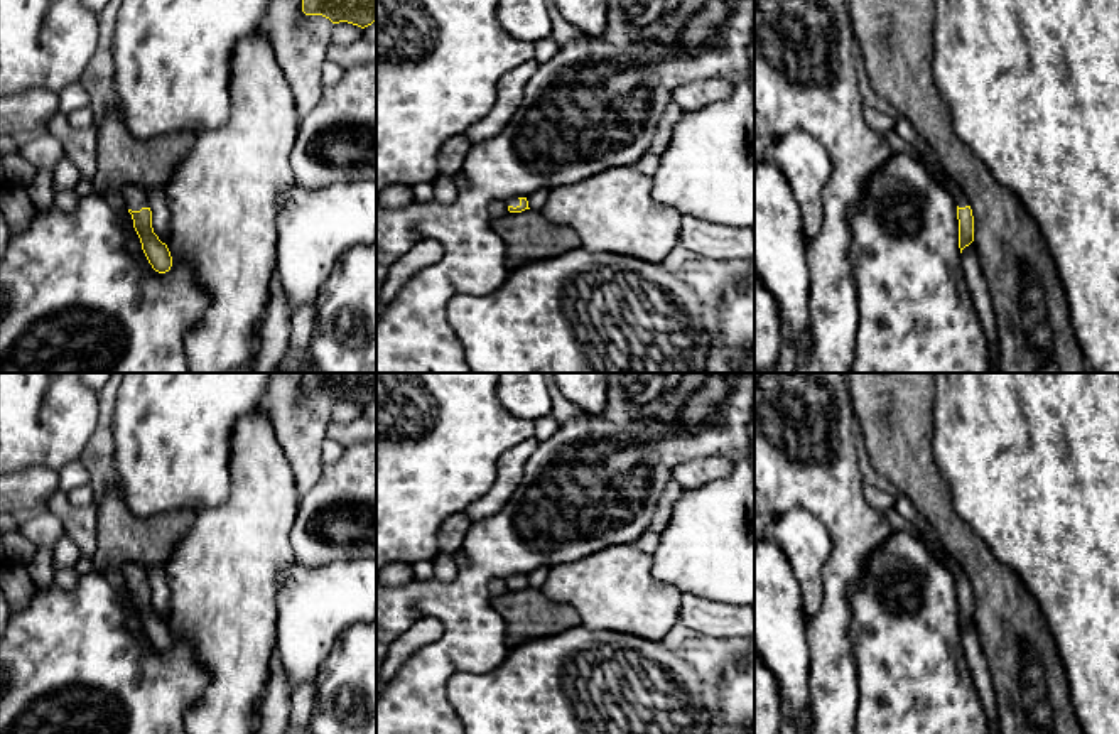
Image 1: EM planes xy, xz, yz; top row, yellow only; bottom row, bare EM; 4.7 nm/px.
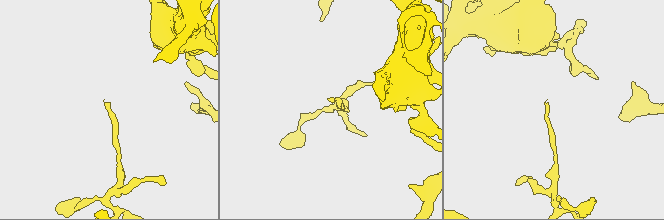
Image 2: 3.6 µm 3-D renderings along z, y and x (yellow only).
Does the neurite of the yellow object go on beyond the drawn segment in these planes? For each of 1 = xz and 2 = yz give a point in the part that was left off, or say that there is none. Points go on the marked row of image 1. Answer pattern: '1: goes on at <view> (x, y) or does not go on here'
1: does not go on here
2: does not go on here

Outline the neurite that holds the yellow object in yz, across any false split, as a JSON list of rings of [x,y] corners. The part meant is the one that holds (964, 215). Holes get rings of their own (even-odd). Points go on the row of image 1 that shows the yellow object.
[[[957,206],[957,219],[959,219],[959,248],[962,253],[962,250],[974,241],[974,216],[970,206],[965,208]]]

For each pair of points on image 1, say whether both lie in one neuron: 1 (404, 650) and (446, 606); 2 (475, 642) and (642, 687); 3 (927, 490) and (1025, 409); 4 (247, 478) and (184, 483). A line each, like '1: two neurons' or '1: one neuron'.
1: two neurons
2: two neurons
3: two neurons
4: two neurons

